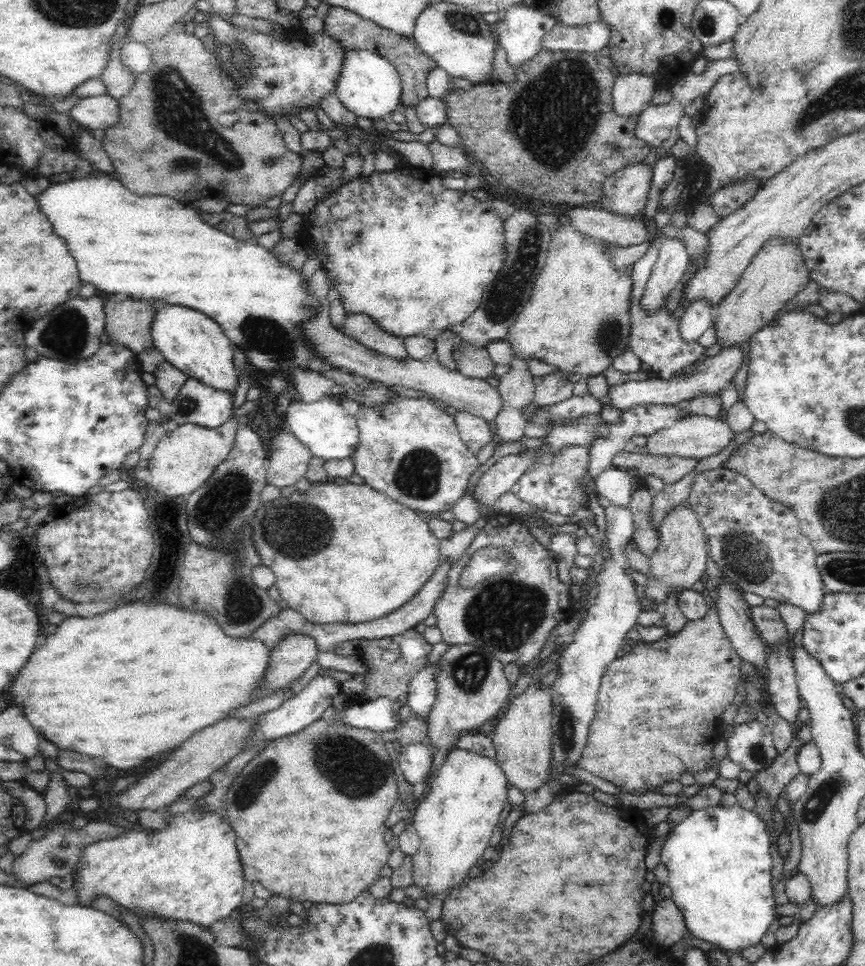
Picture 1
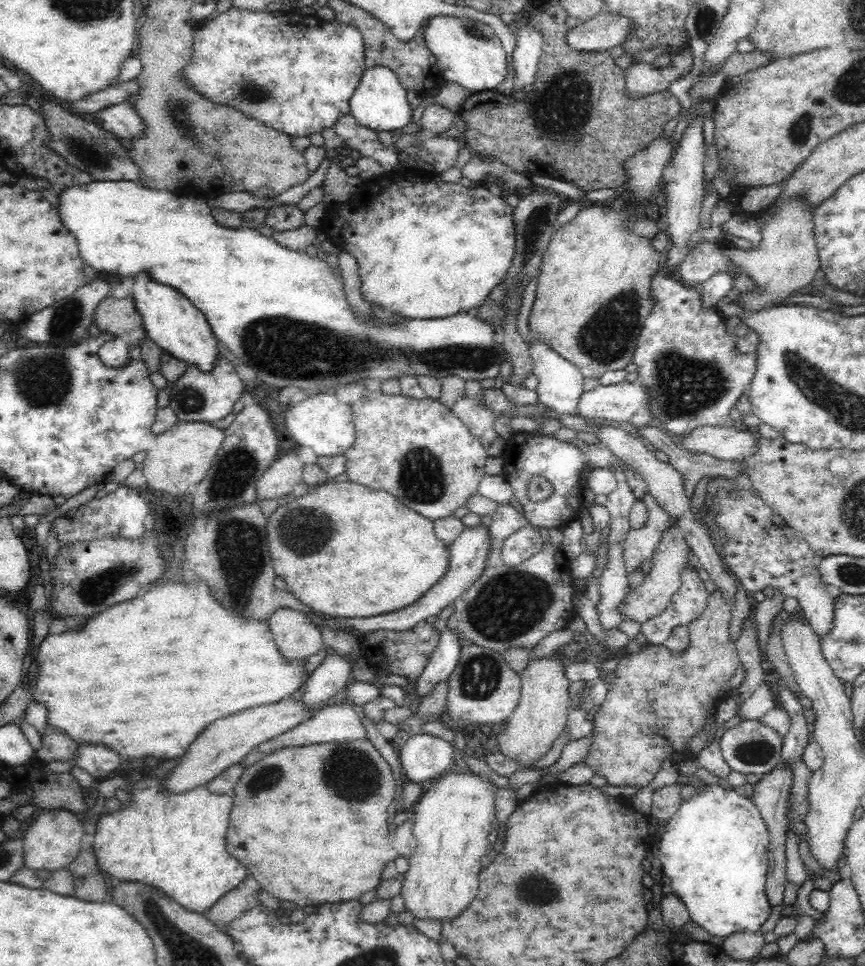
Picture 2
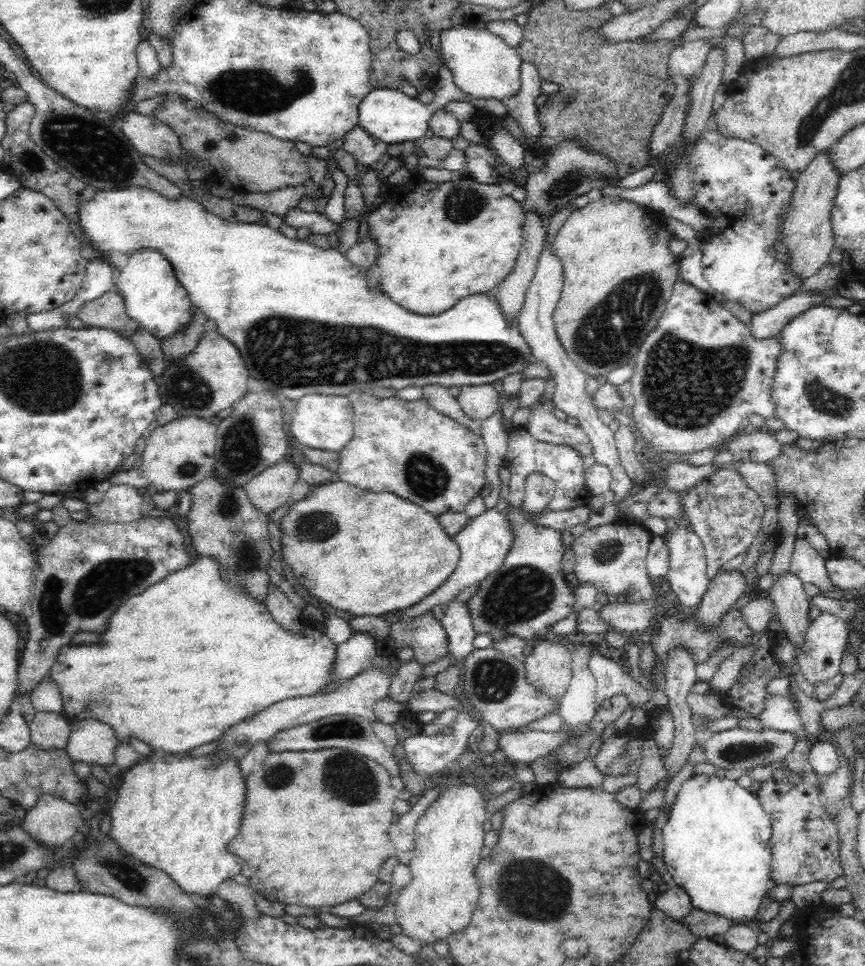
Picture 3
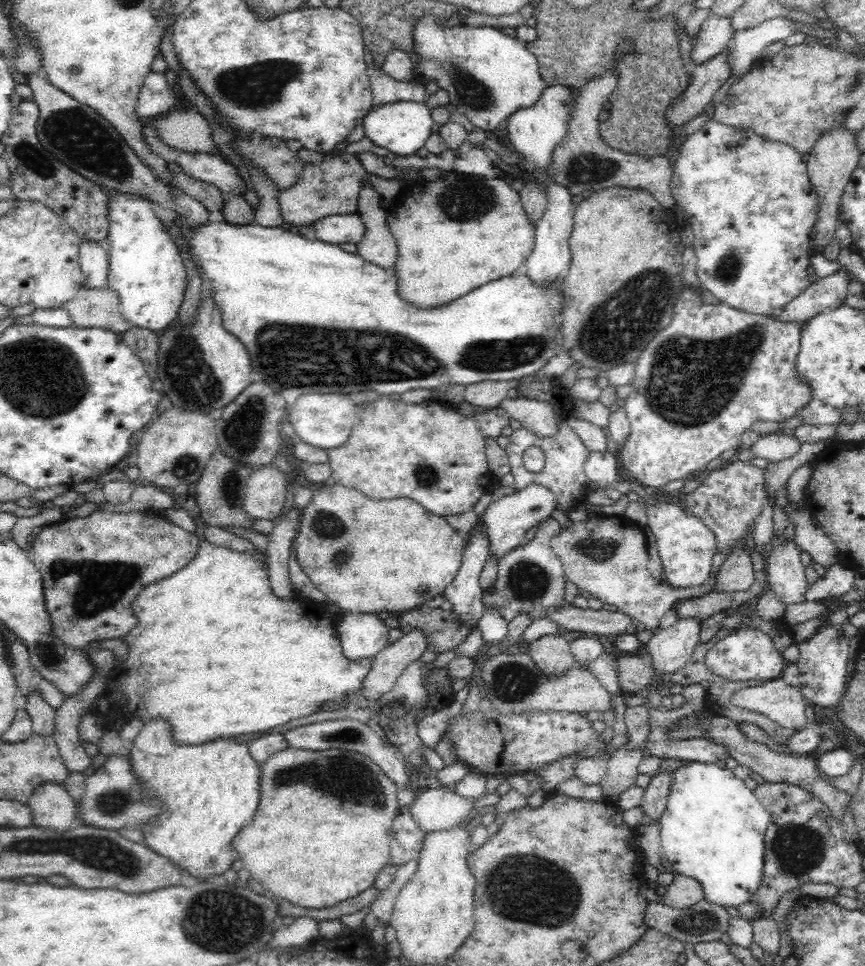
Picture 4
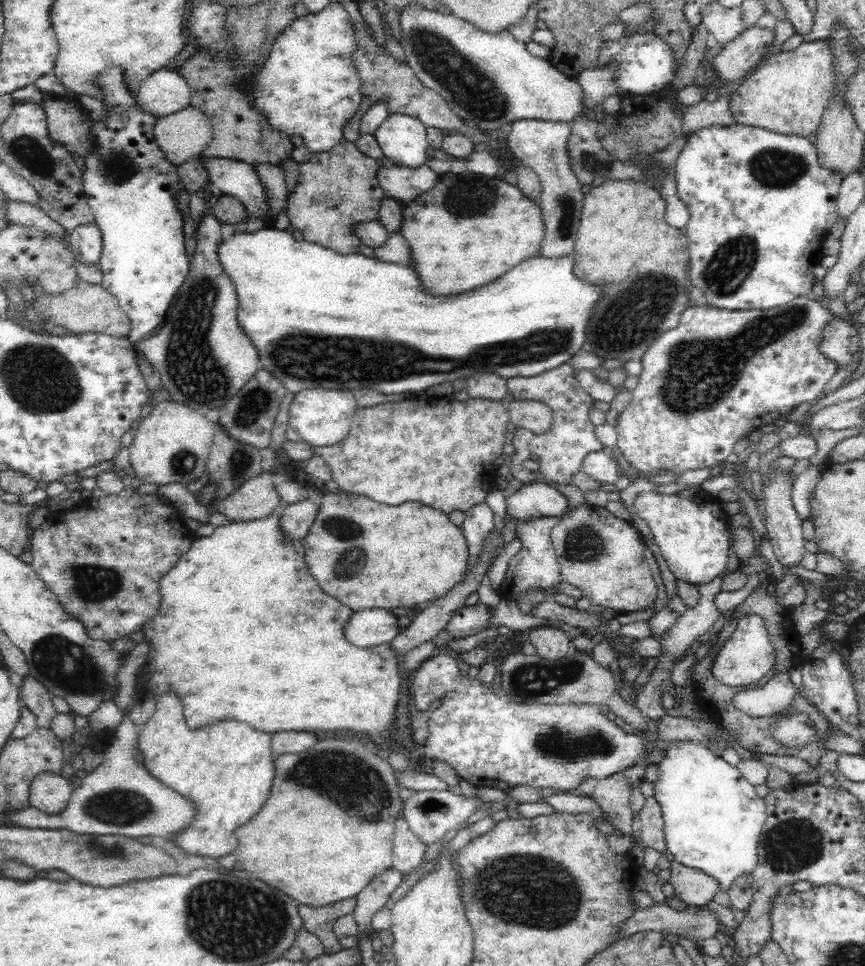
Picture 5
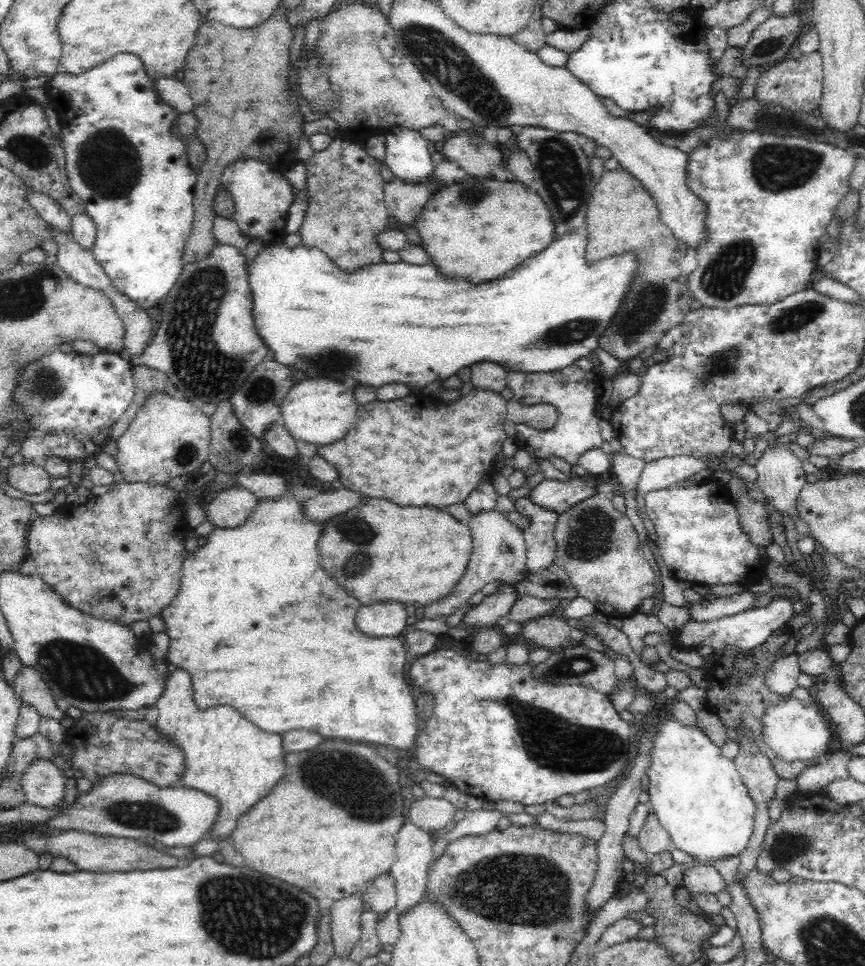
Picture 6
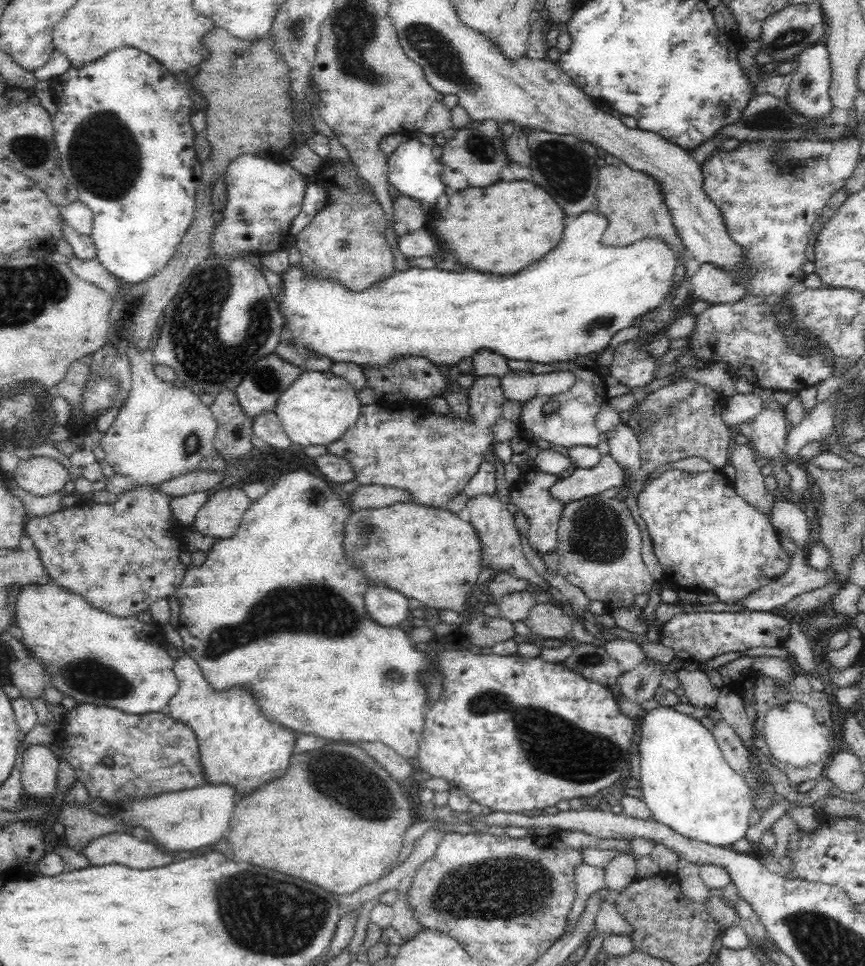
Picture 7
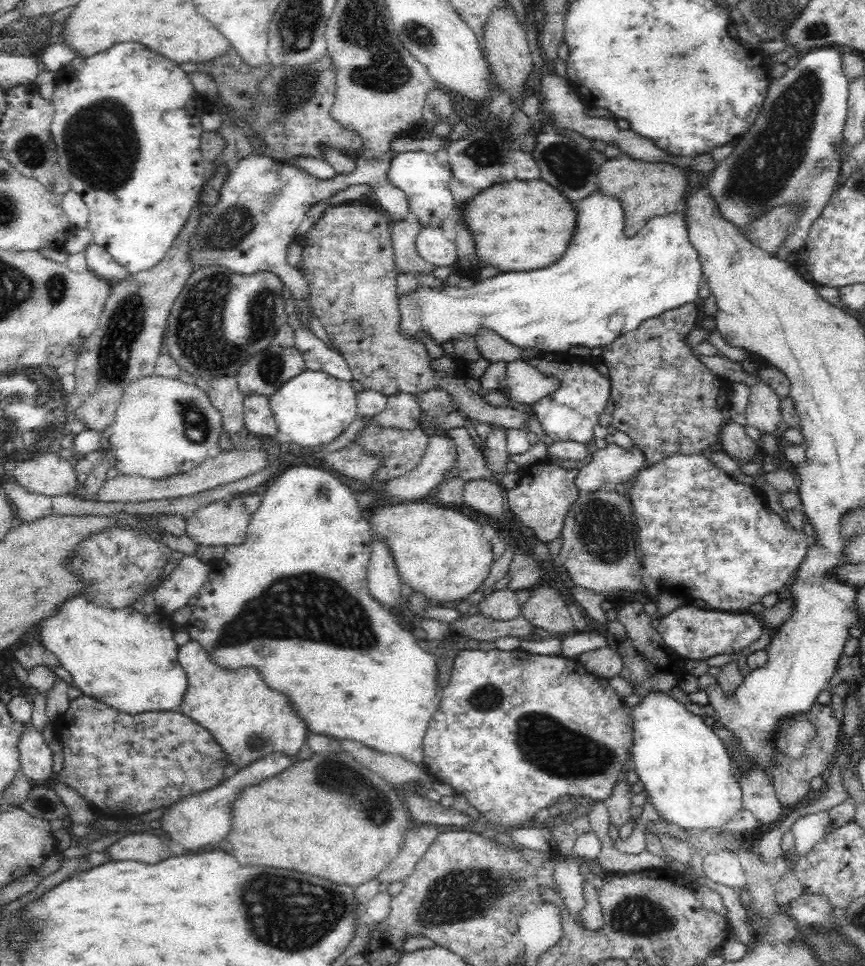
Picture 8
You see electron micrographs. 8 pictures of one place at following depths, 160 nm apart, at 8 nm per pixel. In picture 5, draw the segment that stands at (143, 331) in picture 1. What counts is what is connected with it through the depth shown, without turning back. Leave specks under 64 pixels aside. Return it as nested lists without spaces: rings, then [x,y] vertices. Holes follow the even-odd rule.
[[[81,280],[68,292],[60,293],[57,296],[42,294],[40,298],[36,298],[34,306],[30,306],[26,312],[26,320],[38,322],[40,318],[44,320],[52,318],[53,324],[73,334],[101,333],[116,338],[128,338],[131,332],[131,321],[120,308],[119,301],[101,285],[84,283]]]

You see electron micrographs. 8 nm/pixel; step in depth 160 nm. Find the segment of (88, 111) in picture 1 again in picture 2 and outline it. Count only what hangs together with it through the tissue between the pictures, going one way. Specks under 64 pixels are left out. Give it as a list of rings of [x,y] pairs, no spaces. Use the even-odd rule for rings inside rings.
[[[128,102],[110,104],[94,113],[98,125],[113,135],[122,138],[135,139],[144,134],[144,121],[136,113],[135,108]]]

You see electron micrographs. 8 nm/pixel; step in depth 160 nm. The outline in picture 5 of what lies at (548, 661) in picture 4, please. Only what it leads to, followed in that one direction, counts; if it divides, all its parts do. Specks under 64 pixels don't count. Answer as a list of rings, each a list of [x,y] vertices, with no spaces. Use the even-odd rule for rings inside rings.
[[[546,624],[538,630],[529,630],[529,638],[538,656],[549,661],[560,660],[570,650],[570,641],[561,629]]]

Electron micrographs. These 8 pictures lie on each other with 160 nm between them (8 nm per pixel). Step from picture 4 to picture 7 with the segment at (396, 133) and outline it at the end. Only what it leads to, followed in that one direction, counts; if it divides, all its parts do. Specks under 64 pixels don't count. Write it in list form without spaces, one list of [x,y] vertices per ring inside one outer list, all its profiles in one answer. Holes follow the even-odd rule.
[[[407,135],[406,139],[396,146],[396,150],[387,156],[387,167],[389,184],[396,186],[404,196],[424,204],[426,208],[434,206],[436,198],[444,194],[444,183],[440,179],[444,164],[436,158],[428,145],[414,139],[414,135]]]

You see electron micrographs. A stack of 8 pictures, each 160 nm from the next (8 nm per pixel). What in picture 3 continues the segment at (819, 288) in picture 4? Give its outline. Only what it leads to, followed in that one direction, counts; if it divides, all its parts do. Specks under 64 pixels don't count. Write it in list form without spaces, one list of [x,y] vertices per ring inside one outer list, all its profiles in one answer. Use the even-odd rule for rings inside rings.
[[[794,293],[791,297],[783,299],[770,309],[754,314],[749,329],[755,340],[768,340],[777,337],[782,328],[792,318],[799,316],[805,310],[818,307],[827,296],[820,294]]]

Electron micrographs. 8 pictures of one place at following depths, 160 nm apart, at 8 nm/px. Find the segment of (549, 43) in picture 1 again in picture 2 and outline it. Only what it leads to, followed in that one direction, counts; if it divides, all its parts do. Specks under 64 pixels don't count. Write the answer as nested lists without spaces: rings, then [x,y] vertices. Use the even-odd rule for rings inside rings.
[[[604,7],[594,18],[573,27],[568,32],[567,44],[584,52],[607,51],[620,45],[631,29],[630,19],[610,14]]]

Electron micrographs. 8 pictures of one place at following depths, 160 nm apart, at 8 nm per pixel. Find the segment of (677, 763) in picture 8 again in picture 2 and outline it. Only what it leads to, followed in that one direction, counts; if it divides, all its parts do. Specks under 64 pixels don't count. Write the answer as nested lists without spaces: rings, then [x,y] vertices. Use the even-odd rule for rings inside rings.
[[[708,786],[704,792],[696,792],[688,802],[683,802],[682,806],[676,812],[676,815],[668,822],[661,834],[659,840],[659,853],[658,858],[661,862],[663,875],[668,878],[672,887],[672,892],[683,901],[686,905],[689,920],[699,924],[704,931],[708,932],[711,941],[724,940],[728,935],[736,934],[739,932],[760,933],[762,925],[767,921],[767,918],[771,913],[771,904],[767,897],[766,884],[767,884],[767,872],[769,867],[769,857],[767,856],[767,848],[770,840],[768,840],[768,829],[758,813],[756,806],[751,802],[749,798],[744,798],[740,794],[736,794],[736,791],[724,790],[721,786]]]

